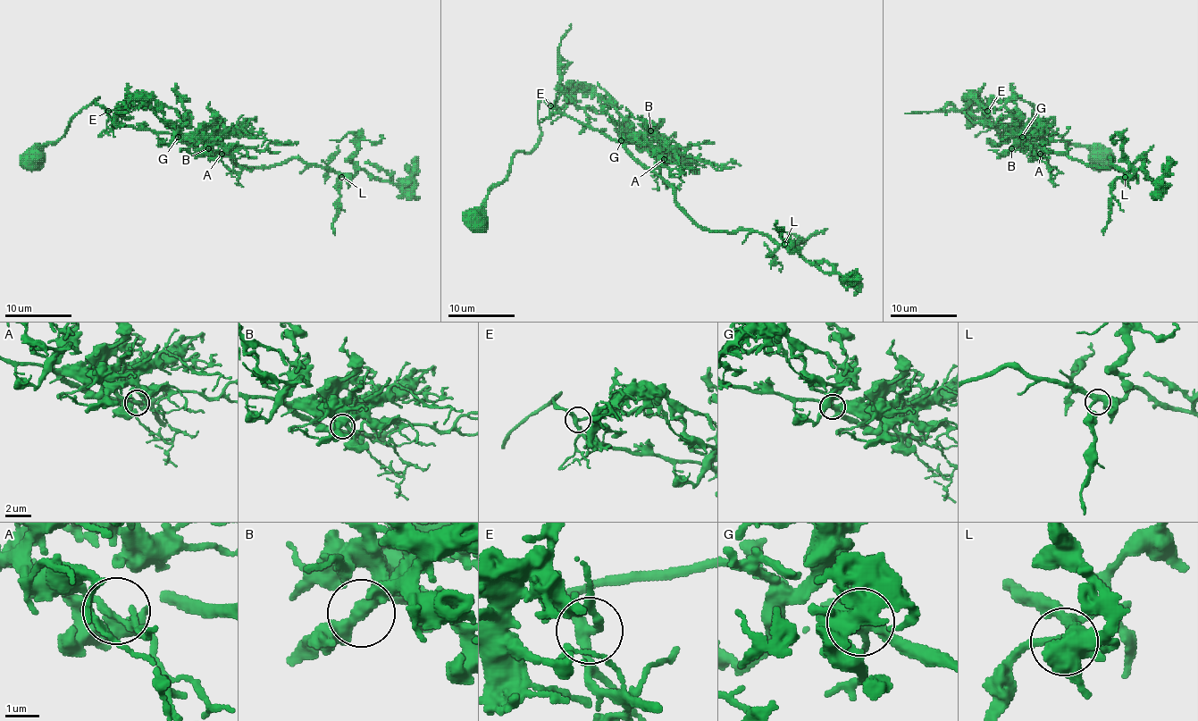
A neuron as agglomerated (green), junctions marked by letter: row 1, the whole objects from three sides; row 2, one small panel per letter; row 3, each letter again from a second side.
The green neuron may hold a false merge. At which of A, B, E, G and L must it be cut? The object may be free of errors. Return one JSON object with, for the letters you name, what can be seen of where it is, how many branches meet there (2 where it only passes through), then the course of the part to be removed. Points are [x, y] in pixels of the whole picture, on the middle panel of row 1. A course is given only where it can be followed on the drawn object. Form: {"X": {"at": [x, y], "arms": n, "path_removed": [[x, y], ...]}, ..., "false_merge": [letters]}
{"E": {"at": [550, 105], "arms": 3, "path_removed": [[551, 105], [561, 107], [565, 102], [565, 87], [561, 82], [559, 44], [571, 24]]}, "false_merge": ["E"]}

